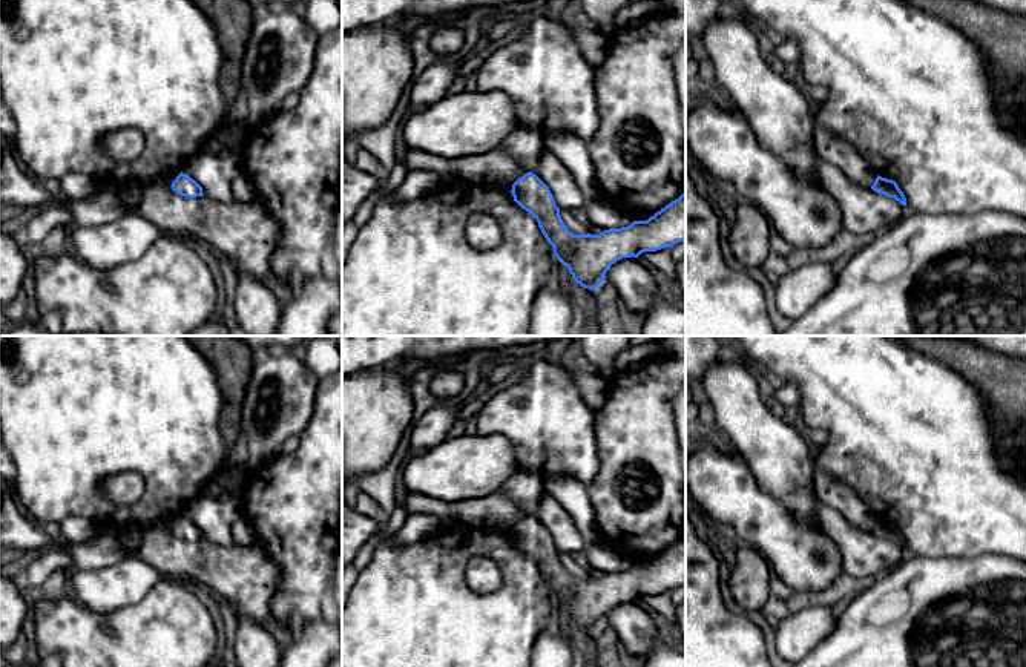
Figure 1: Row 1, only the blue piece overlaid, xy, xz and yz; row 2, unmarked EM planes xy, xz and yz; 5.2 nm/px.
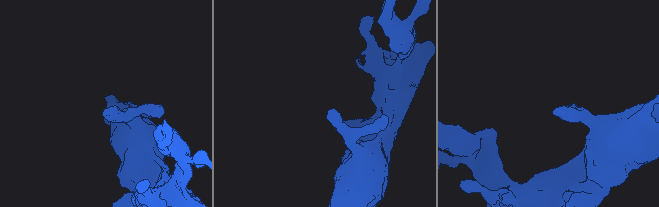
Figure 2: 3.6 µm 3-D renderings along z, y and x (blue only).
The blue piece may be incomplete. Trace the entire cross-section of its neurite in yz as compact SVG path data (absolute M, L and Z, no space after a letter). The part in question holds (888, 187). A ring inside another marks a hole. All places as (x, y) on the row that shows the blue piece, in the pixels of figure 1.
M877 175L871 189L877 193L888 196L888 198L894 198L902 205L906 205L906 198L905 198L903 192L899 189L897 182L893 179L886 179L886 178L882 178Z

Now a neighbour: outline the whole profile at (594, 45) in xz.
M572 28L572 34L584 60L592 66L600 66L607 57L609 38L601 31Z

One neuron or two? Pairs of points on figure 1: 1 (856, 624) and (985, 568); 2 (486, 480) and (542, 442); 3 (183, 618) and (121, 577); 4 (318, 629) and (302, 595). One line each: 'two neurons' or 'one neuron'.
1: one neuron
2: two neurons
3: two neurons
4: two neurons

